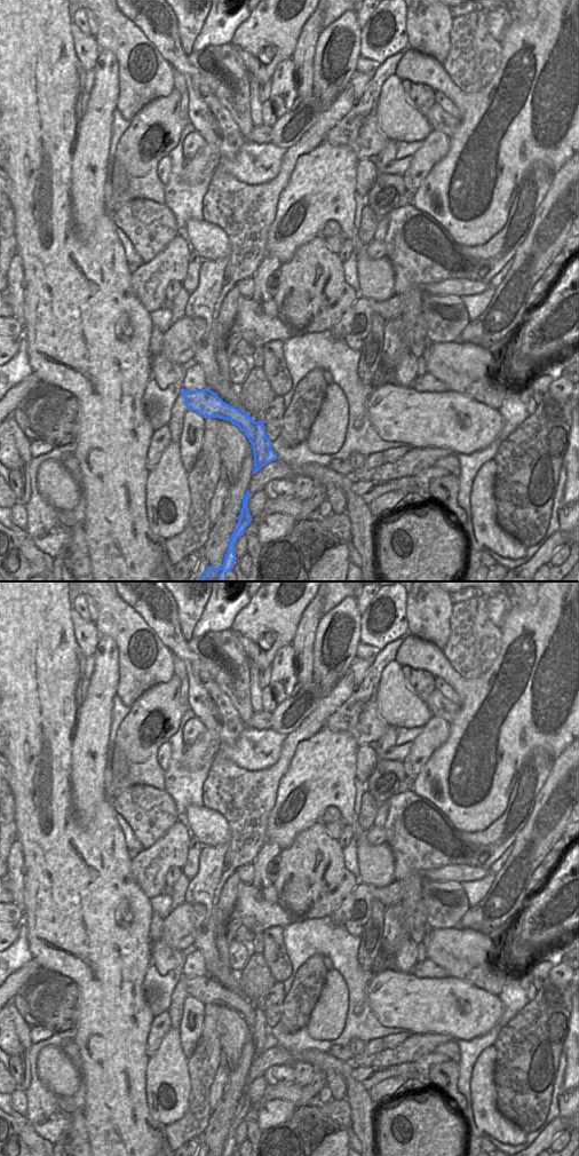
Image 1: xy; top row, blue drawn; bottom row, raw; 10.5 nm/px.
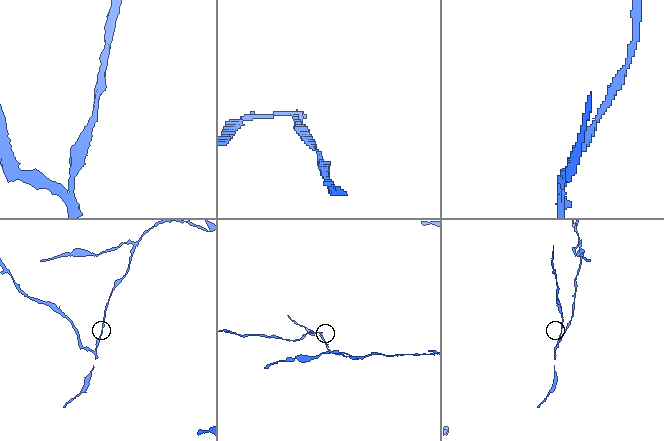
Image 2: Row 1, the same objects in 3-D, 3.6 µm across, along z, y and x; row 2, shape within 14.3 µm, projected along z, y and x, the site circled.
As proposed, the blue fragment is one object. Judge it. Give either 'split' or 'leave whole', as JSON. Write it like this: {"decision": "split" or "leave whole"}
{"decision": "split"}

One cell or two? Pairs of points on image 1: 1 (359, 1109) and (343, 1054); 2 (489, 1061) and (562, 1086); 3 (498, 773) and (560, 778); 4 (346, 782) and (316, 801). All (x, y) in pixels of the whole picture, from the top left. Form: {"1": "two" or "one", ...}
{"1": "two", "2": "two", "3": "two", "4": "one"}

